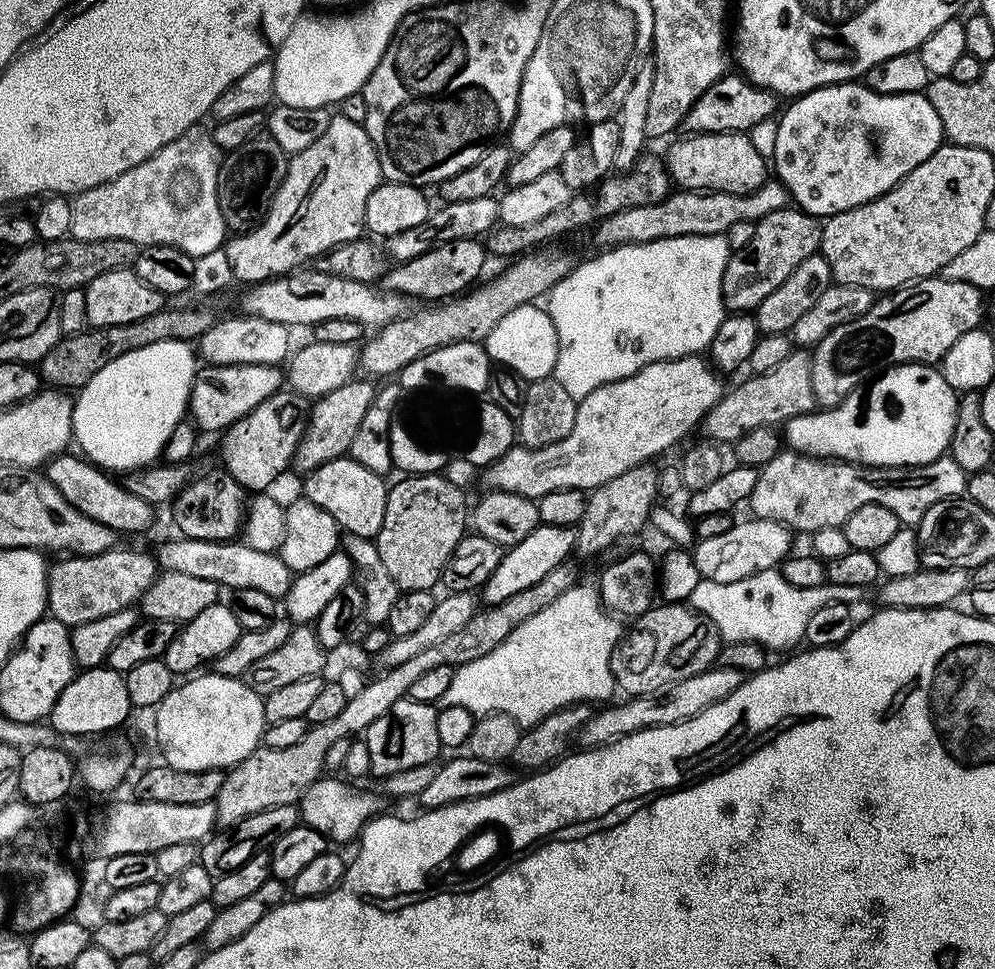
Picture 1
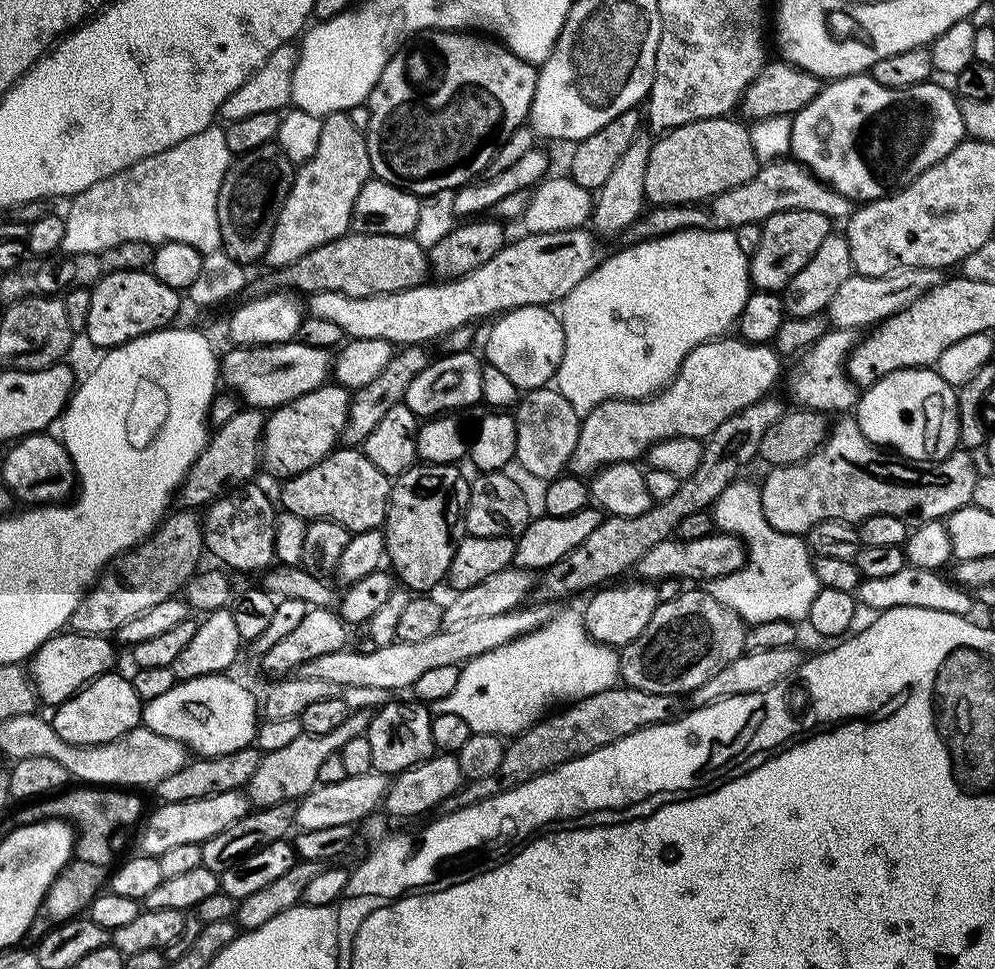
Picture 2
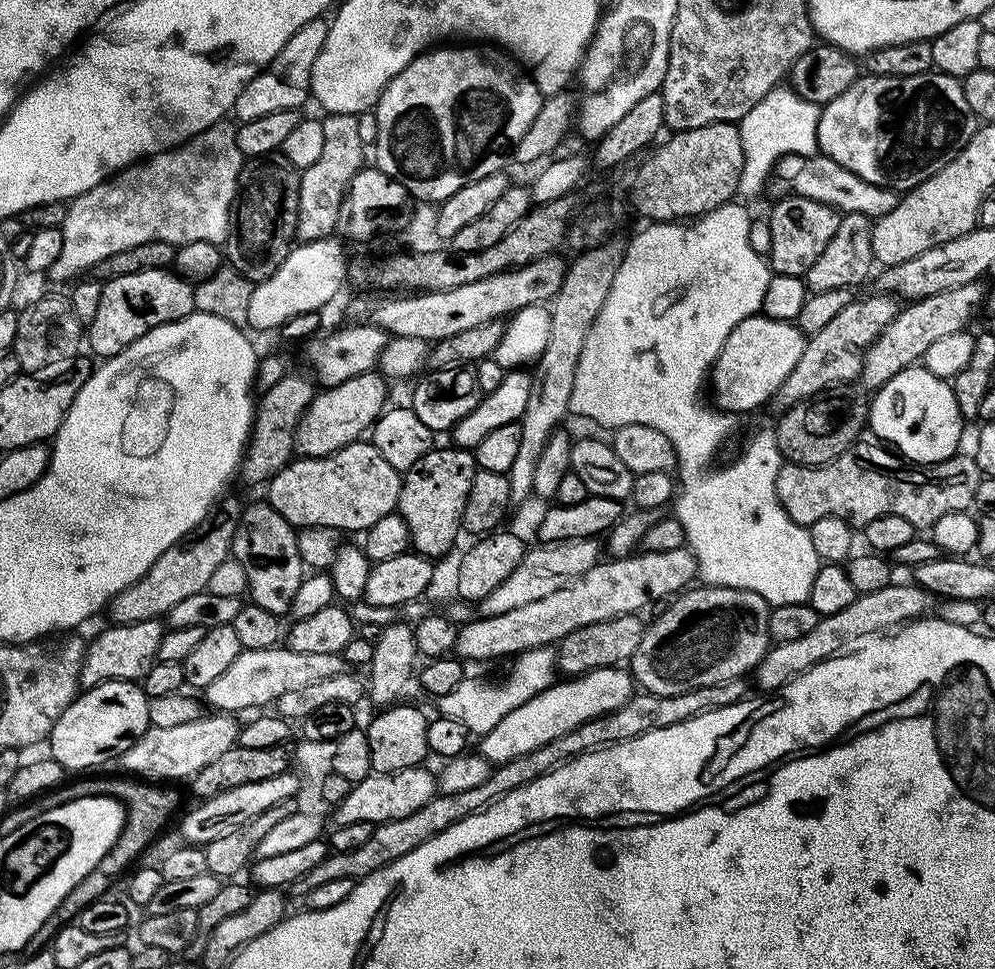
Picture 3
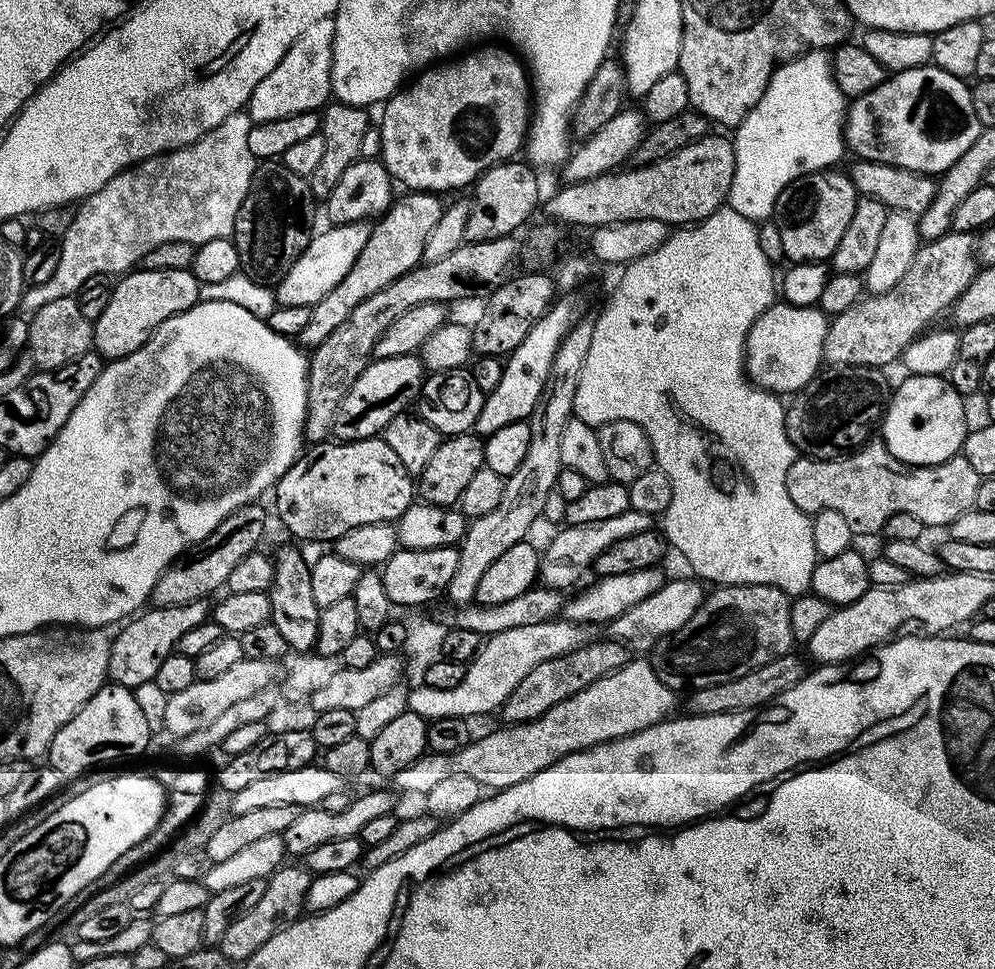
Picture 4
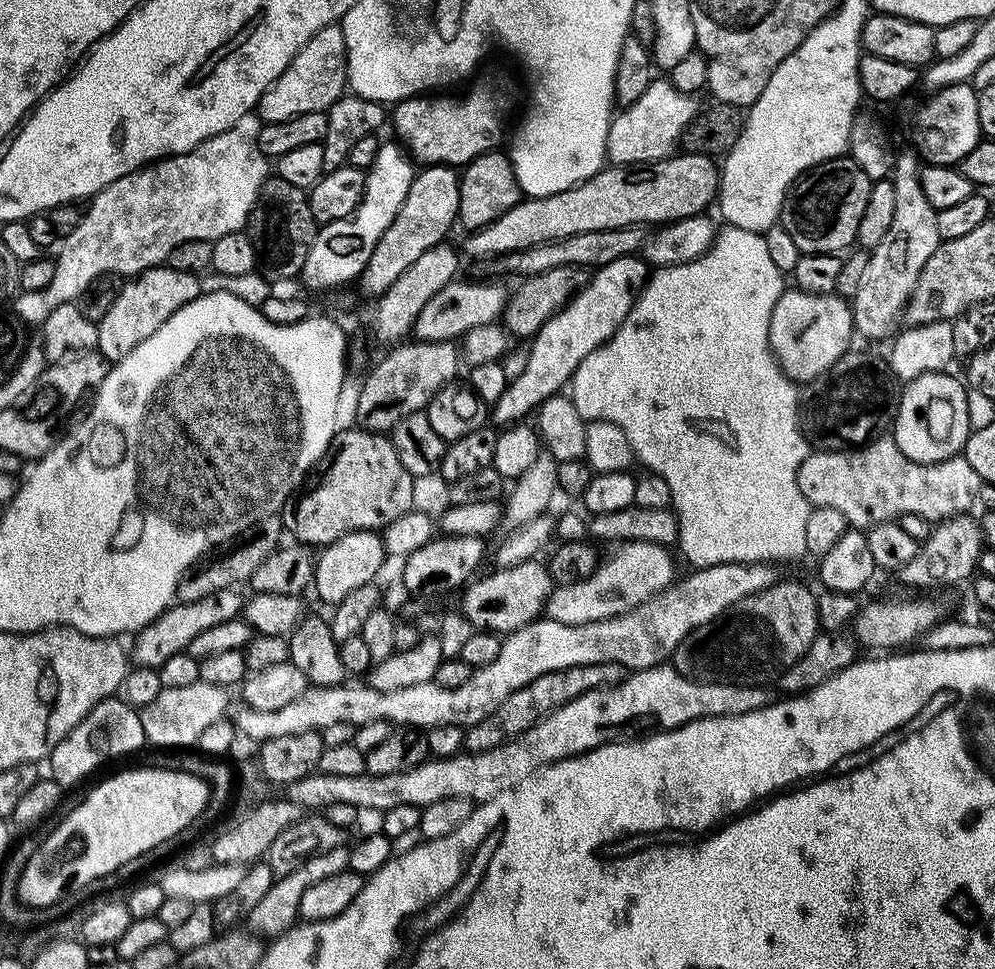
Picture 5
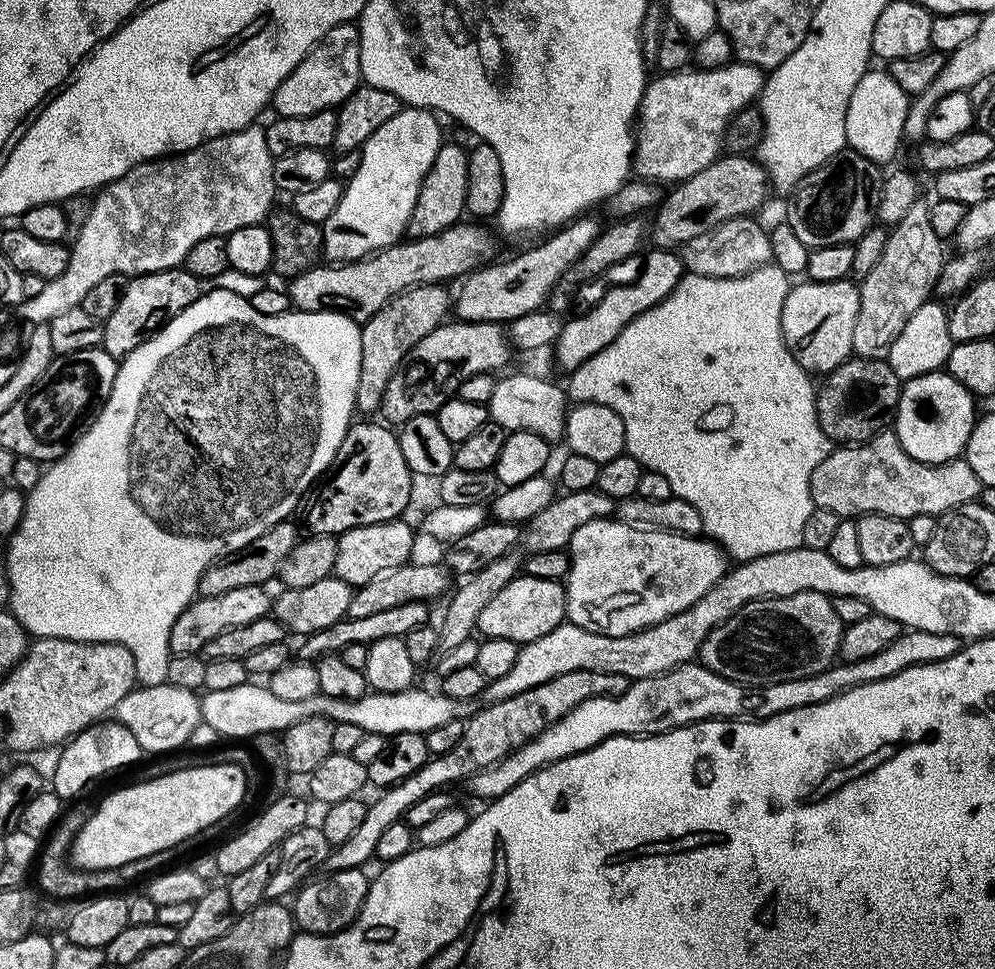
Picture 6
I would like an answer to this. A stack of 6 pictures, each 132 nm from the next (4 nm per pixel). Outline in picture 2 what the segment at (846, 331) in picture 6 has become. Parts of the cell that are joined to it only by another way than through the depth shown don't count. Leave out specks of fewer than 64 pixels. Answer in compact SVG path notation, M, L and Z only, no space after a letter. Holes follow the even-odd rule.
M717 338L694 346L677 370L676 379L655 396L647 400L607 400L583 413L580 437L570 461L571 471L594 474L608 464L639 461L649 448L675 436L703 441L726 418L765 399L780 376L782 360L775 347L728 339Z

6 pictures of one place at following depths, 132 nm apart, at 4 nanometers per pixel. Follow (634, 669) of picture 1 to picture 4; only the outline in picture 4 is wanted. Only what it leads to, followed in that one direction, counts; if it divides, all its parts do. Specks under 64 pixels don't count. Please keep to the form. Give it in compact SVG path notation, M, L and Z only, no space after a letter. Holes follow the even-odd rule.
M725 584L705 595L694 618L651 649L652 669L673 690L695 690L742 678L766 662L793 651L790 628L792 600L787 592L769 584Z

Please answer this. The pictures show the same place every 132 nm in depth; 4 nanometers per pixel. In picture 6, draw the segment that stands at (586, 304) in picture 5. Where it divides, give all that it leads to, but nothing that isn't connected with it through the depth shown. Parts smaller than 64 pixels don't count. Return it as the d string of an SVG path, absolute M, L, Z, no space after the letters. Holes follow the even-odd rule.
M653 247L652 253L644 260L644 269L636 276L633 284L616 284L593 308L585 310L581 316L576 316L573 320L565 319L560 329L560 336L554 345L556 360L565 368L565 373L570 374L582 362L594 358L598 350L606 350L638 314L658 306L672 291L674 286L686 275L686 269L681 253L667 248Z

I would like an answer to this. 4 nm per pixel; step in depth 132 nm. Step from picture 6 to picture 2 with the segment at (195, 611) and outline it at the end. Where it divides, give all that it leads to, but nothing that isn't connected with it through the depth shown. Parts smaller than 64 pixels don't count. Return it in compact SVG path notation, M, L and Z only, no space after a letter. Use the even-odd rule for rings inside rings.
M61 630L51 636L30 657L30 679L39 703L55 706L66 702L94 678L113 671L117 667L116 651L117 645L108 636L91 636L71 630Z

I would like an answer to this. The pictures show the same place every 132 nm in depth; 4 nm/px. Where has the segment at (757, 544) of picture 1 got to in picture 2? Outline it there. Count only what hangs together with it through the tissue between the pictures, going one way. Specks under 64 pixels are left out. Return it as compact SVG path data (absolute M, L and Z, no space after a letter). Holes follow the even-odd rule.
M717 531L706 538L694 538L693 540L678 540L669 538L658 542L654 550L646 550L642 558L637 562L634 572L637 577L648 582L659 582L673 578L687 582L687 580L717 580L726 574L734 574L744 564L746 549L743 540L738 536L729 536L728 533Z

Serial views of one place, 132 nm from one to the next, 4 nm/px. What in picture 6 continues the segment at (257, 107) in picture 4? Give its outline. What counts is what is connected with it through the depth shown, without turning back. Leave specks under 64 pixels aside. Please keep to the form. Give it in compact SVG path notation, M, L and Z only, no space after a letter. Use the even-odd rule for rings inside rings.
M349 22L334 26L314 47L286 74L272 96L271 111L276 116L302 118L306 114L318 114L322 110L339 109L356 88L361 87L360 75L360 30Z

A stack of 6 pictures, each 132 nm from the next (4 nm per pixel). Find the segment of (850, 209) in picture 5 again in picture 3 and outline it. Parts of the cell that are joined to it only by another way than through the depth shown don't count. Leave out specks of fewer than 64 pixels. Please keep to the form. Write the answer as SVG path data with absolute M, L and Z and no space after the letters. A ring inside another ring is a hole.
M788 194L777 200L780 201L773 206L772 213L766 216L770 226L770 254L766 259L775 274L803 276L814 266L822 250L830 246L840 225L841 213L822 202L814 202L814 198Z

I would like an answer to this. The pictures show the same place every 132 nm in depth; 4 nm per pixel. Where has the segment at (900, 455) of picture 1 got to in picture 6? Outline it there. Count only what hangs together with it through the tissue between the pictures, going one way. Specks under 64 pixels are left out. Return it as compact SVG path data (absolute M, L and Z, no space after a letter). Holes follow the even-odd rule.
M944 370L903 381L894 431L906 454L923 464L945 464L948 460L957 459L968 444L972 425L978 419L978 411L972 403L972 393Z

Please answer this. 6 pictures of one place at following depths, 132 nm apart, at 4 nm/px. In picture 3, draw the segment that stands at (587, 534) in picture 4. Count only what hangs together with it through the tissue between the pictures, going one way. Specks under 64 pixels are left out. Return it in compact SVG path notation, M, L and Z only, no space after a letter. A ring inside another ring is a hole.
M574 538L573 540L556 540L552 544L543 542L529 547L525 551L522 562L518 562L510 578L502 582L496 590L482 601L483 613L487 616L506 614L506 610L514 610L517 606L526 606L529 602L538 602L538 598L546 598L546 594L554 594L554 590L562 590L591 570L601 559L602 544L596 538Z

